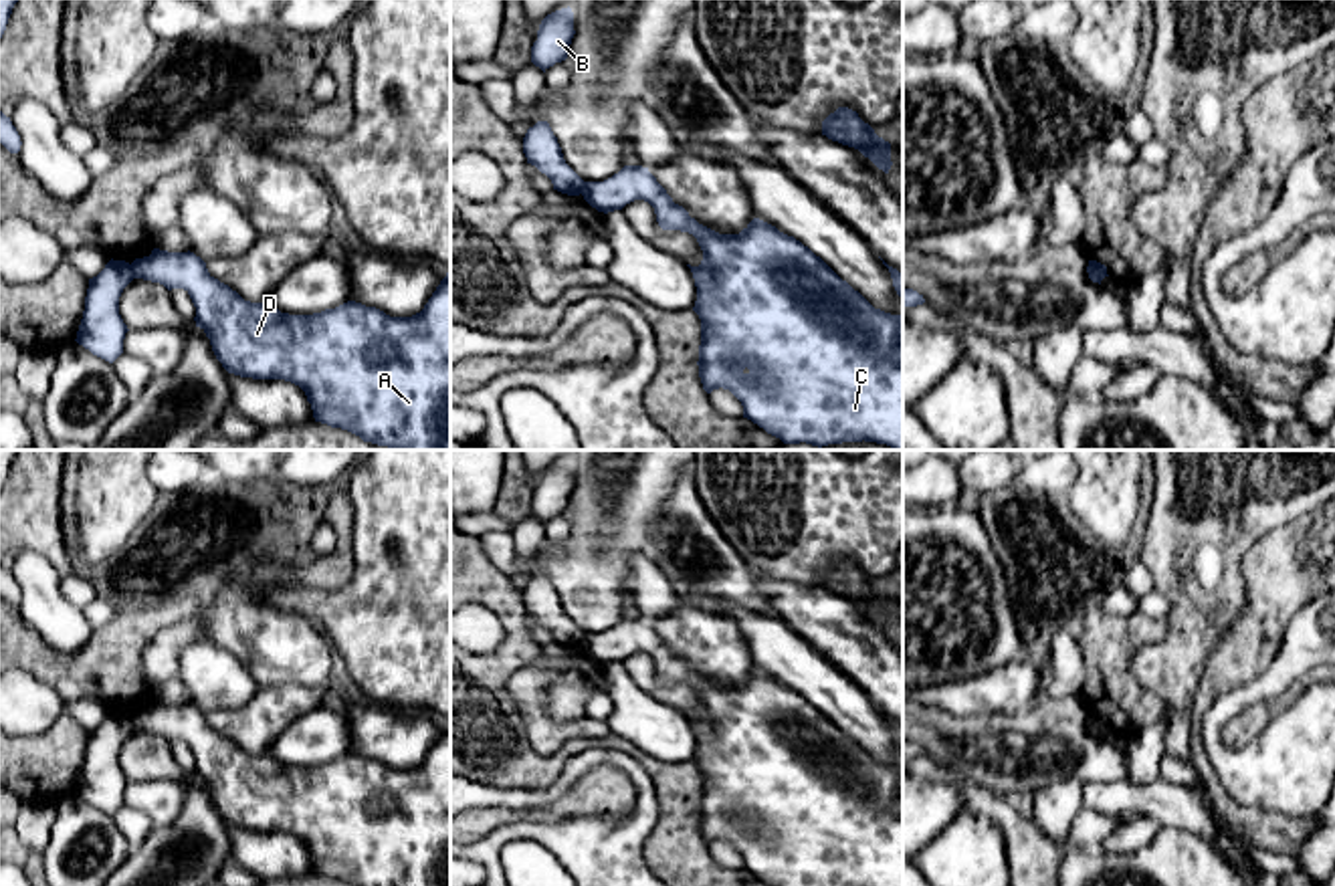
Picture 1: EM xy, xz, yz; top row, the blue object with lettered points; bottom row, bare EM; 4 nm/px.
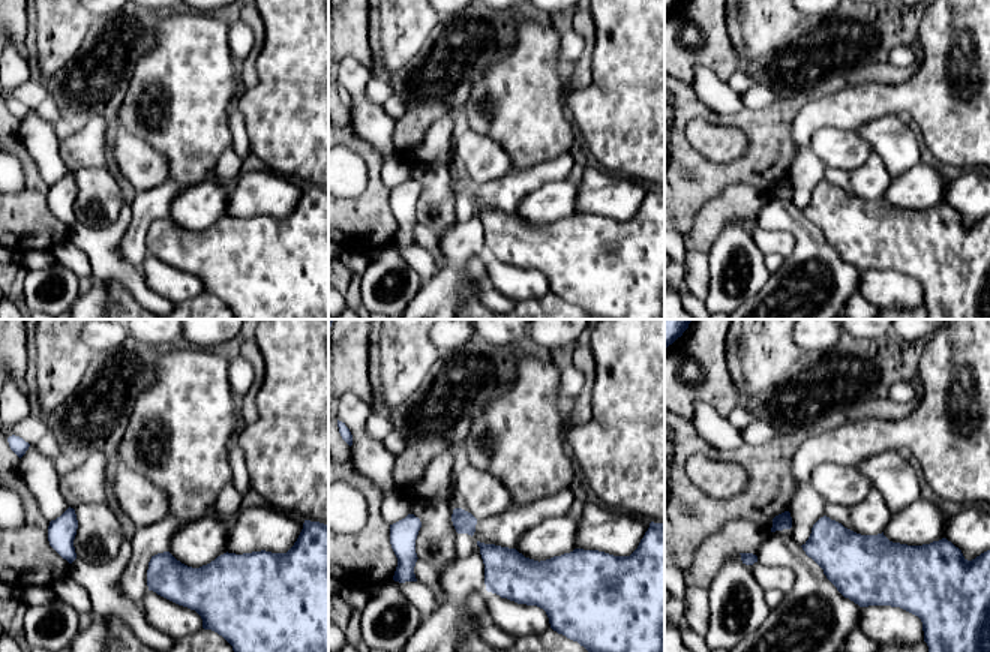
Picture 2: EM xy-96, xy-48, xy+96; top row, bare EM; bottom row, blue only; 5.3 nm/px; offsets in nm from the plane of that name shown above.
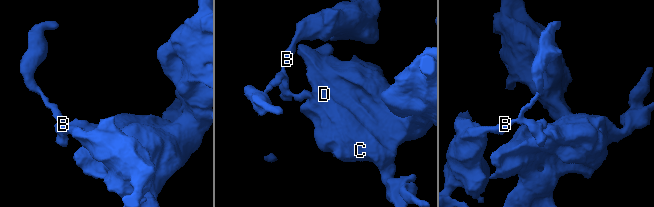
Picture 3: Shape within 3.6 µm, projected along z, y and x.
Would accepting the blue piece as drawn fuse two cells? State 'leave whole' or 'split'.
split

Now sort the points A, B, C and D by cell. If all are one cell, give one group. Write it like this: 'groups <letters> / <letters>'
groups A C D / B

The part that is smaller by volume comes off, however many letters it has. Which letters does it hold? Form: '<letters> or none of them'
B

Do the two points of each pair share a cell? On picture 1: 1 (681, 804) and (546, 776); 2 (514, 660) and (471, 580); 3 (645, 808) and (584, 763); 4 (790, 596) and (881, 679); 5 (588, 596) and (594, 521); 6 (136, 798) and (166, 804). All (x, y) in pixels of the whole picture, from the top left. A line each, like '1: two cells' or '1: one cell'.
1: one cell
2: one cell
3: one cell
4: one cell
5: one cell
6: one cell

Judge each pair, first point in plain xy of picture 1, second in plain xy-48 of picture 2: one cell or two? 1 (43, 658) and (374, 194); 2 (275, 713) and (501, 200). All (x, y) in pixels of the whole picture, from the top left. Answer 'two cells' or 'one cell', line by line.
1: one cell
2: one cell

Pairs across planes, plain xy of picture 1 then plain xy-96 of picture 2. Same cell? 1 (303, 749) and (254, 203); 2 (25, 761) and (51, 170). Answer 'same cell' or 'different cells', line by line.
1: different cells
2: different cells

